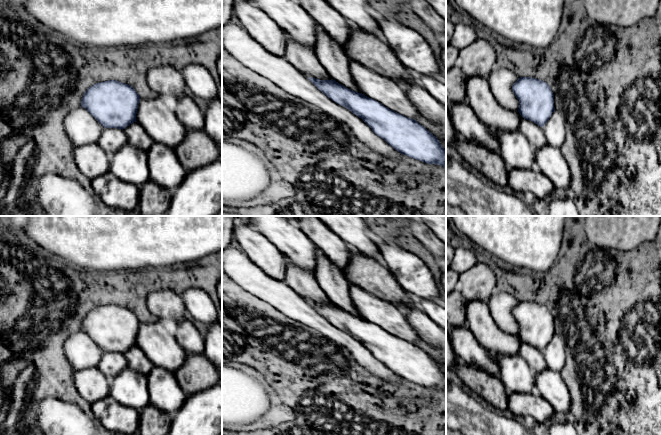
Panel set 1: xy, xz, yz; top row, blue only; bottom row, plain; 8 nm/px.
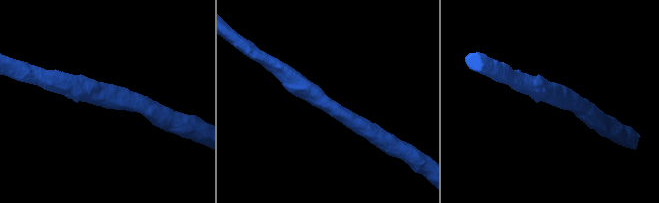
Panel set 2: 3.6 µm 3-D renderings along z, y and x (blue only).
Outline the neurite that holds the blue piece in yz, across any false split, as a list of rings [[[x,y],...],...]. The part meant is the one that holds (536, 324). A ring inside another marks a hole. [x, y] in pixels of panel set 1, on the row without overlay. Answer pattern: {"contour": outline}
{"contour": [[[520,301],[512,315],[519,324],[520,339],[543,353],[548,369],[560,372],[566,361],[566,341],[554,332],[550,310],[536,302]]]}

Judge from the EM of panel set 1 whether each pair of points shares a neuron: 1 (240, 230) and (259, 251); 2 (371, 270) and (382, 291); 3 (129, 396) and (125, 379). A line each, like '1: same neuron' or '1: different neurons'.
1: same neuron
2: same neuron
3: same neuron

